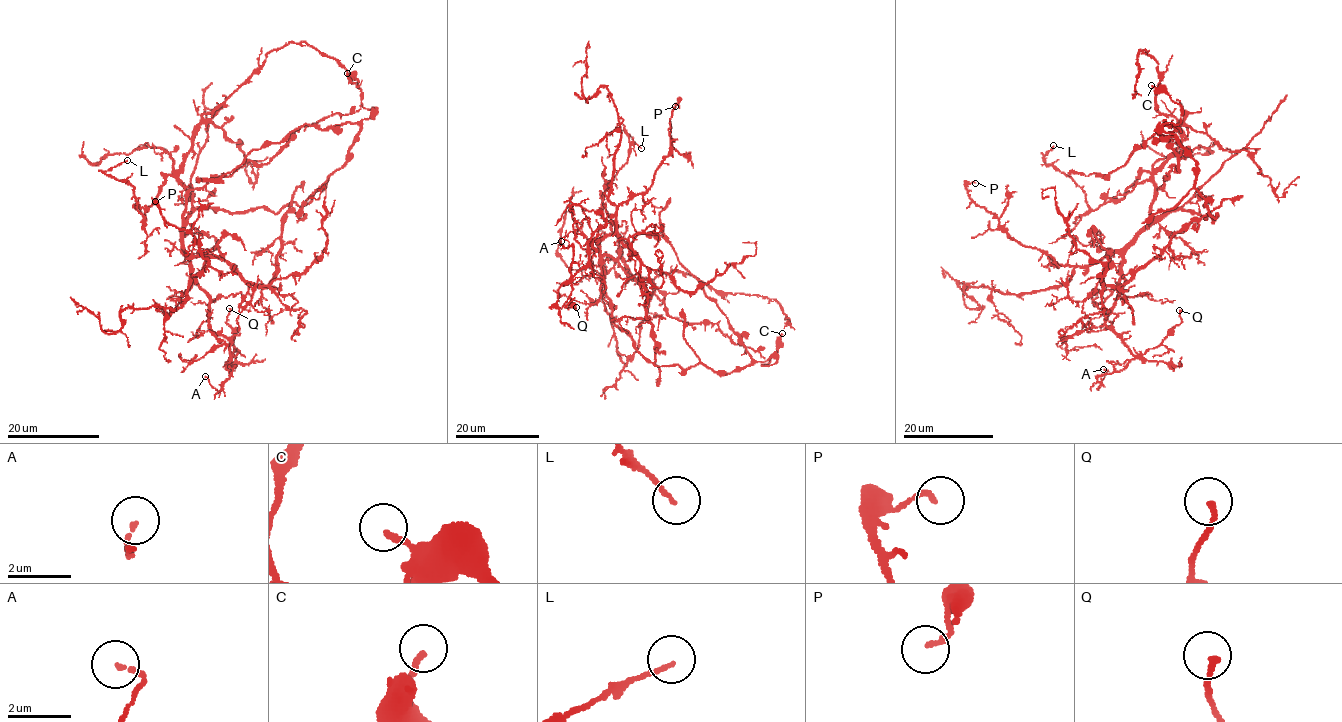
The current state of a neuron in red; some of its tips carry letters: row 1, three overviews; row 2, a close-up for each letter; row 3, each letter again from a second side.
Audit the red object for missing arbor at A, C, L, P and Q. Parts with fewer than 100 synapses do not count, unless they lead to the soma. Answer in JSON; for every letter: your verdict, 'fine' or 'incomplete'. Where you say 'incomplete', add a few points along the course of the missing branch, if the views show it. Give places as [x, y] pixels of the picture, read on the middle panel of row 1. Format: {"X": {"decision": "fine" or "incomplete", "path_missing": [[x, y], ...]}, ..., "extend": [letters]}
{"A": {"decision": "fine"}, "C": {"decision": "fine"}, "L": {"decision": "fine"}, "P": {"decision": "fine"}, "Q": {"decision": "fine"}, "extend": []}

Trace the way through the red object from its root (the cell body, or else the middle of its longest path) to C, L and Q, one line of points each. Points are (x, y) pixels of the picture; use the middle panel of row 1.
C: (612, 311), (655, 366), (731, 373), (776, 358), (767, 366), (782, 333)
L: (612, 311), (602, 257), (619, 258), (618, 239), (601, 204), (607, 181), (627, 161), (624, 130), (641, 148)
Q: (612, 311), (599, 240), (592, 241), (595, 249), (587, 242), (589, 258), (573, 276), (566, 307), (576, 307)

